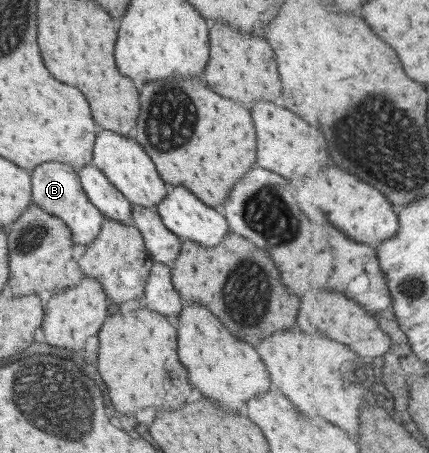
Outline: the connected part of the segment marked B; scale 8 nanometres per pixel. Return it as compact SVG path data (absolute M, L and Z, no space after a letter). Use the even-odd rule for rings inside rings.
M47 161L34 169L31 174L31 199L44 212L61 219L67 229L71 231L71 238L75 245L90 245L97 235L105 217L96 209L83 190L79 172L71 165L59 161Z

